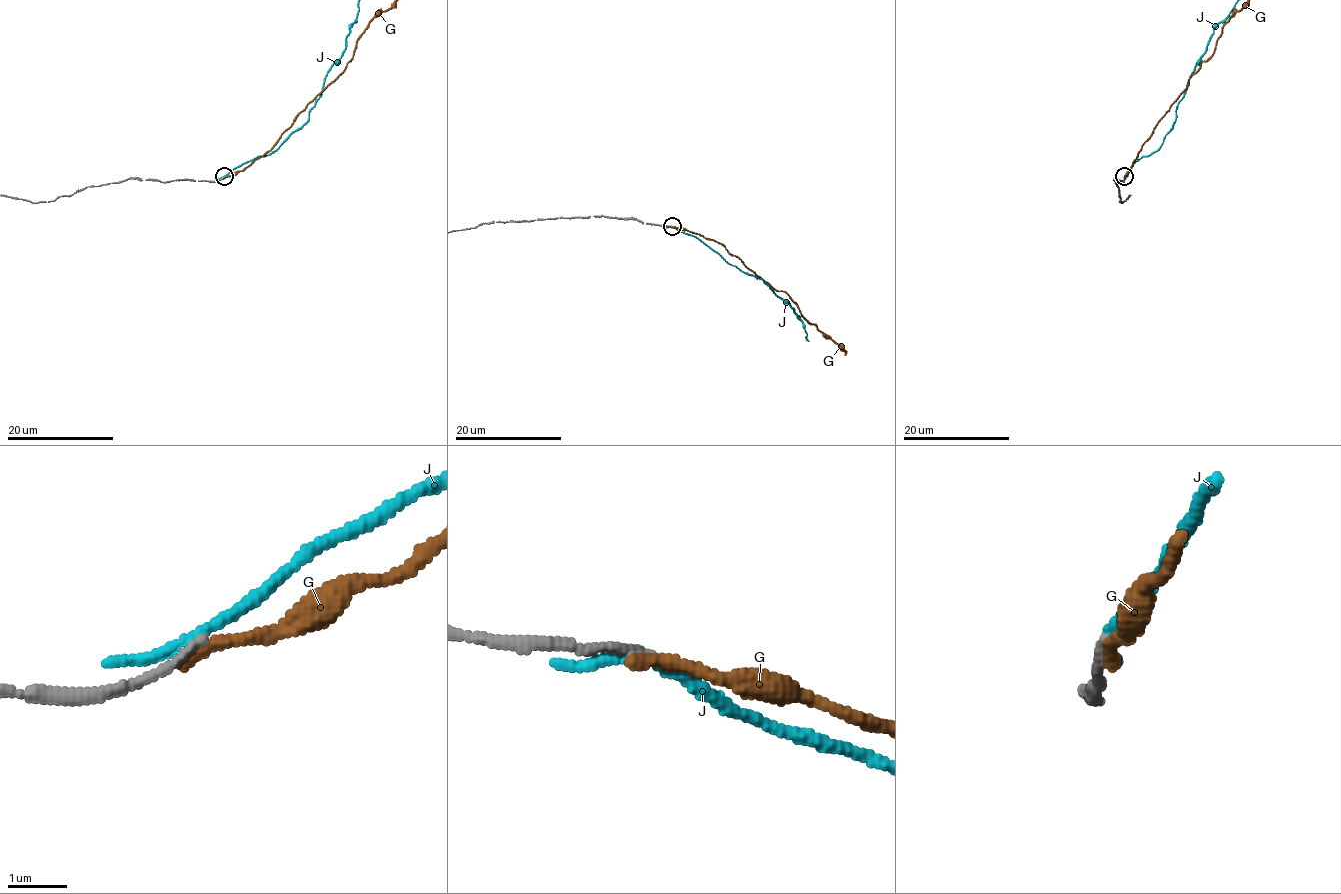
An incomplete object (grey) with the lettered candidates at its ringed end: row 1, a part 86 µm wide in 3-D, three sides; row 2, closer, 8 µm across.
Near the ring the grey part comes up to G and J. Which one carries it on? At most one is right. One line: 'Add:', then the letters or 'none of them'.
Add: none of them

